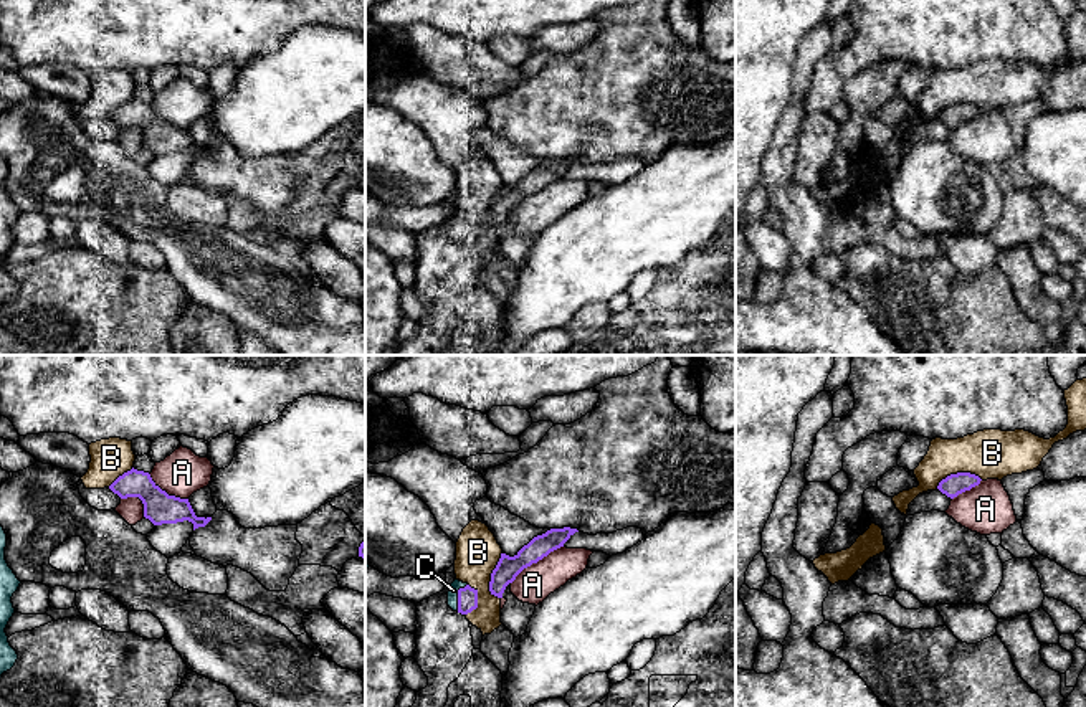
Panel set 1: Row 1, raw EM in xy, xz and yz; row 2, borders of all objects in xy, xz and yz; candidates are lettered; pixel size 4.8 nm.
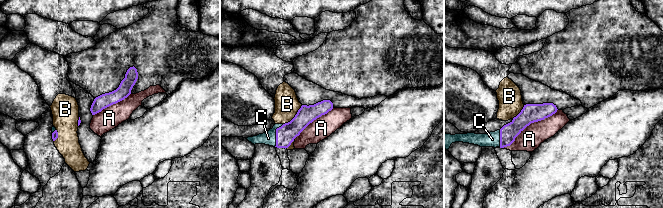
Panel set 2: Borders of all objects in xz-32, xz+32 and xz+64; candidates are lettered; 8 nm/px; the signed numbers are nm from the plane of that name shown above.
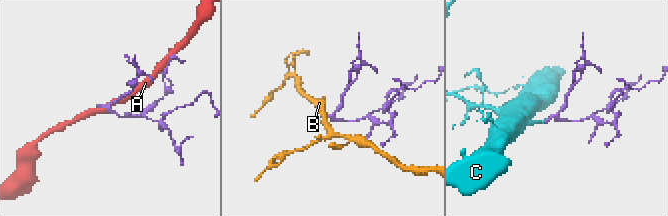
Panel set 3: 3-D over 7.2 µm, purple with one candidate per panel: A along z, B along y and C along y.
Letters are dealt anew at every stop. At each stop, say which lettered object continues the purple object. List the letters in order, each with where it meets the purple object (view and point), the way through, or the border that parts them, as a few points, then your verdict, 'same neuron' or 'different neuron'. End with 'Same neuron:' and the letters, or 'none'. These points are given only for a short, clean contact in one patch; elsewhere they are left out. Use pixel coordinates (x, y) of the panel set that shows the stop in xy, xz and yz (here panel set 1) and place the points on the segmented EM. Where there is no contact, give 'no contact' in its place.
A: xz (536, 562) | different neuron
B: xz (491, 575) | different neuron
C: xz (458, 597) | same neuron
Same neuron: C

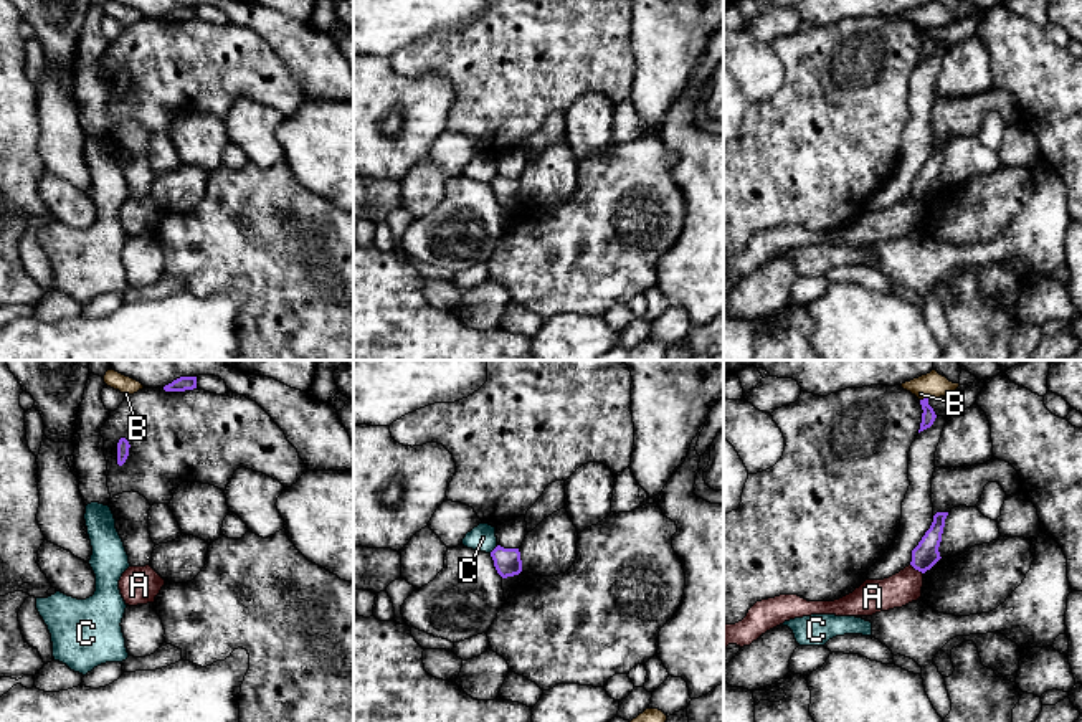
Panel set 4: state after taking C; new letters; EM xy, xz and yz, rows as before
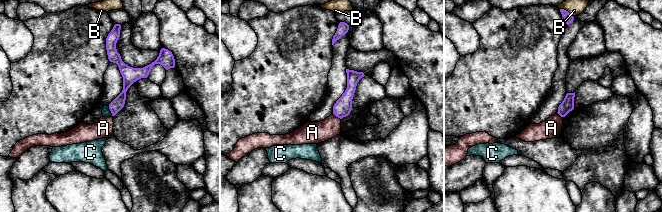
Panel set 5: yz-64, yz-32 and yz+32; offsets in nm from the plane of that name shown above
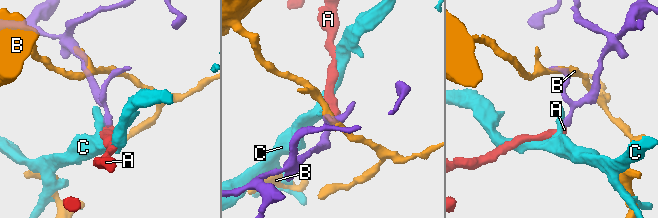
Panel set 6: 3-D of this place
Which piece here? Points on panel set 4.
A: yz (917, 569) | different neuron
B: yz (924, 398) | along yz (927, 397), (920, 400) | different neuron
C: xz (494, 549) | along xz (498, 546), (489, 552) | different neuron
Same neuron: none

